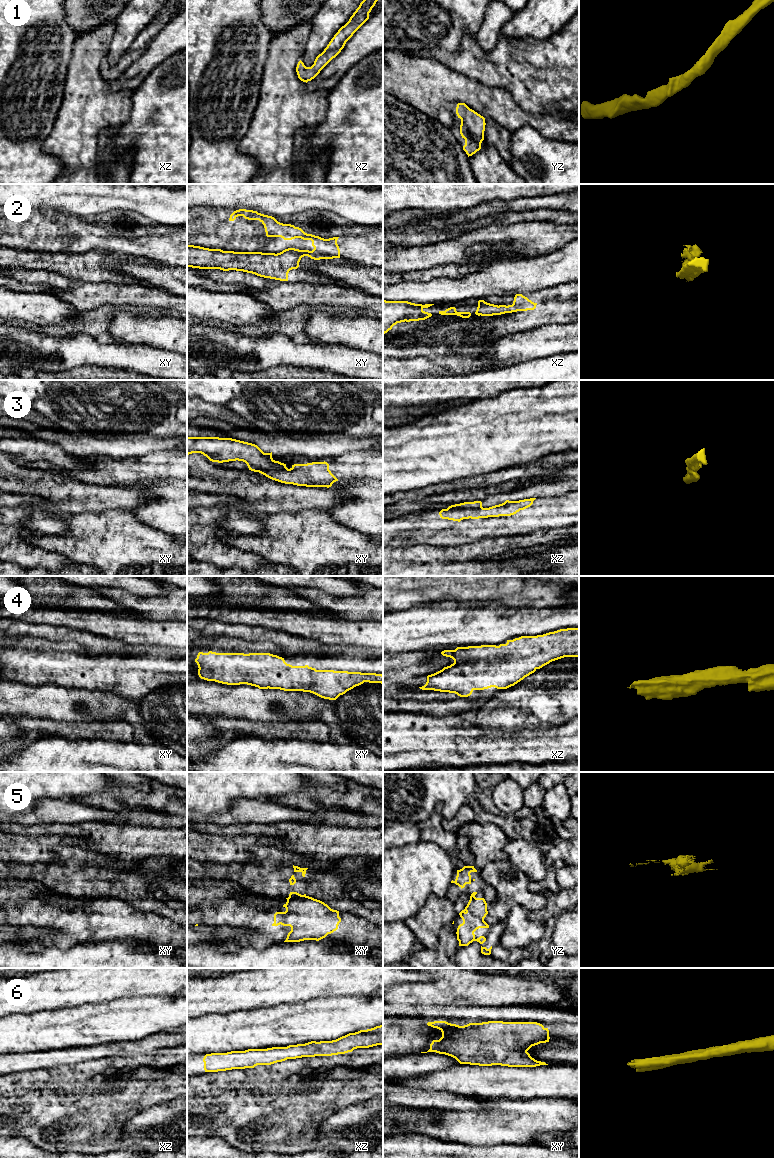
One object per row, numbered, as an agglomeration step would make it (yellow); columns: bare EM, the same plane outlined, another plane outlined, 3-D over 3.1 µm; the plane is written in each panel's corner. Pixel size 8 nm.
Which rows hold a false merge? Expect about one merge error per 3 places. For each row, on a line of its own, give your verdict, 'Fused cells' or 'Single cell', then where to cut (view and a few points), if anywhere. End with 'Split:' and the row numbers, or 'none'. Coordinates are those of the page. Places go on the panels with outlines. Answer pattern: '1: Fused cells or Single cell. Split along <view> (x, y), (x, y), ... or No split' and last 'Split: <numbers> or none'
1: Single cell. No split
2: Fused cells. Split along xy (312, 250), (318, 250), (329, 258)
3: Fused cells. Split along xz (481, 506), (447, 509)
4: Single cell. No split
5: Fused cells. Split along xy (305, 895), (296, 895), (288, 898)
6: Single cell. No split
Split: 2, 3, 5

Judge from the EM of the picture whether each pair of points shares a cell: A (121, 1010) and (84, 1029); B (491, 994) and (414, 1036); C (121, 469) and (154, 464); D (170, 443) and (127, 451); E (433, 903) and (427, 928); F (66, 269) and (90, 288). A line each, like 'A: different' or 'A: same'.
A: same
B: different
C: same
D: same
E: same
F: different

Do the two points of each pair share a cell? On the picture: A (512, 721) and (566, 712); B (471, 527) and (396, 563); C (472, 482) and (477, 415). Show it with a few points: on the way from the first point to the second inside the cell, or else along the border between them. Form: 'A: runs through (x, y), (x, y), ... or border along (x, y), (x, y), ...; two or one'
A: runs through (525, 717), (533, 716), (537, 712), (553, 712); one
B: border along (434, 544), (410, 545); two
C: border along (495, 470), (489, 473), (460, 477), (449, 482); two

